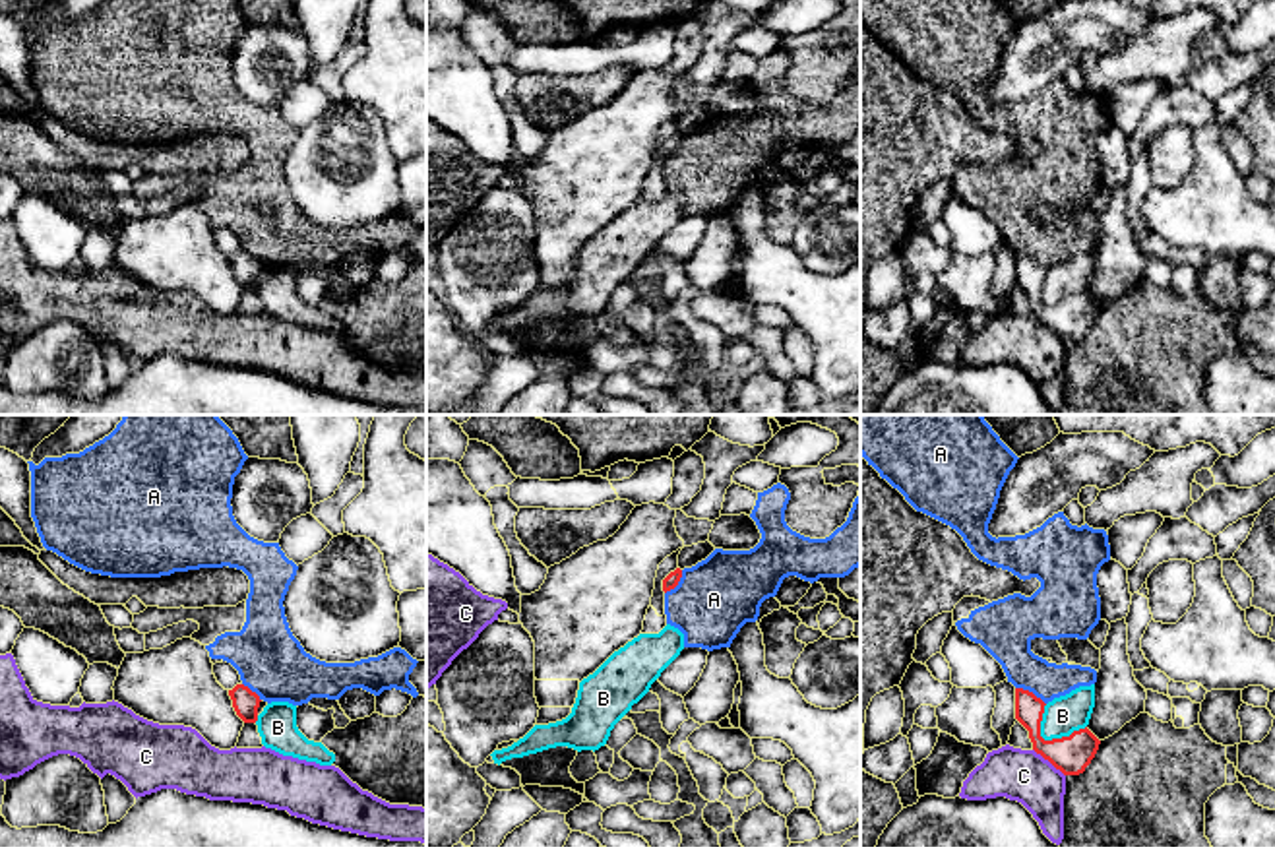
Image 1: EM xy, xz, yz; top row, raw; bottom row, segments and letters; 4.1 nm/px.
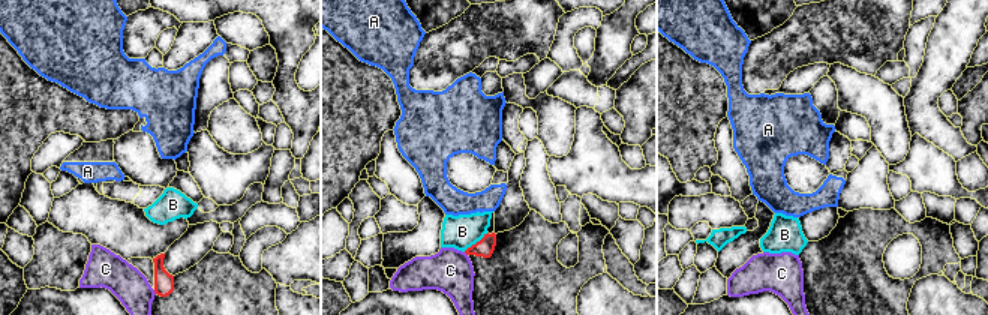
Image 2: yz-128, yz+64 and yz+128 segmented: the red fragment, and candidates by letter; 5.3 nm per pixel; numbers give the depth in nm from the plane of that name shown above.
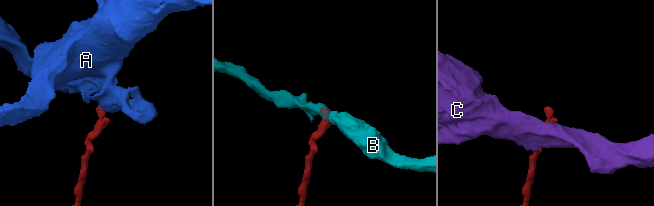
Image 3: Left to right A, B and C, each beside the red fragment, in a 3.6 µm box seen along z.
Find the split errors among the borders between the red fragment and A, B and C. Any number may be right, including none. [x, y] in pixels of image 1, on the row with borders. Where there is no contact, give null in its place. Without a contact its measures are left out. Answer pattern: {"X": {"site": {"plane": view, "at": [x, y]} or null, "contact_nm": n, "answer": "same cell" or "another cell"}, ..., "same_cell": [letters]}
{"A": {"site": {"plane": "yz", "at": [1031, 692]}, "contact_nm": 150, "answer": "another cell"}, "B": {"site": {"plane": "yz", "at": [1062, 737]}, "contact_nm": 200, "answer": "another cell"}, "C": {"site": {"plane": "yz", "at": [1049, 760]}, "contact_nm": 180, "answer": "another cell"}, "same_cell": []}

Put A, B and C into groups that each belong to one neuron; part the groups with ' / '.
A / B / C

